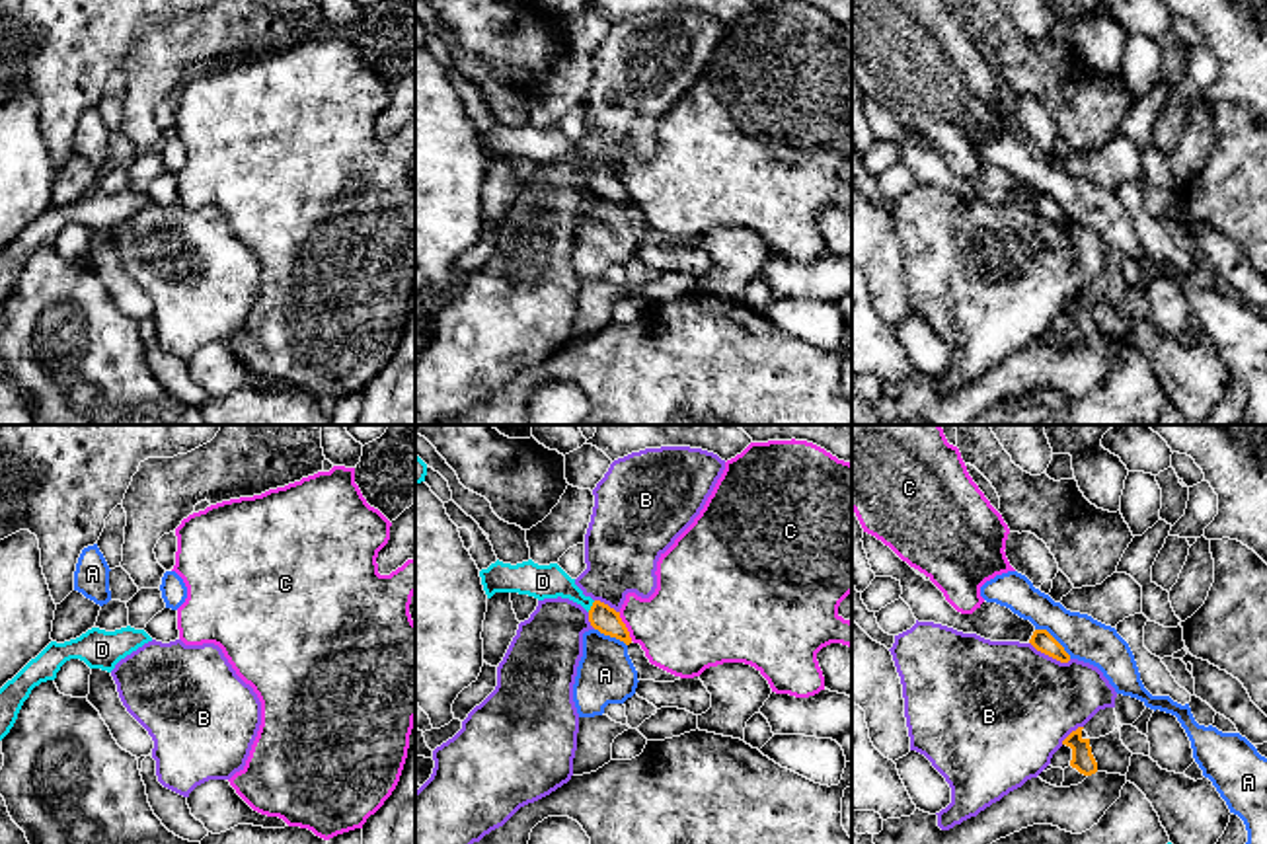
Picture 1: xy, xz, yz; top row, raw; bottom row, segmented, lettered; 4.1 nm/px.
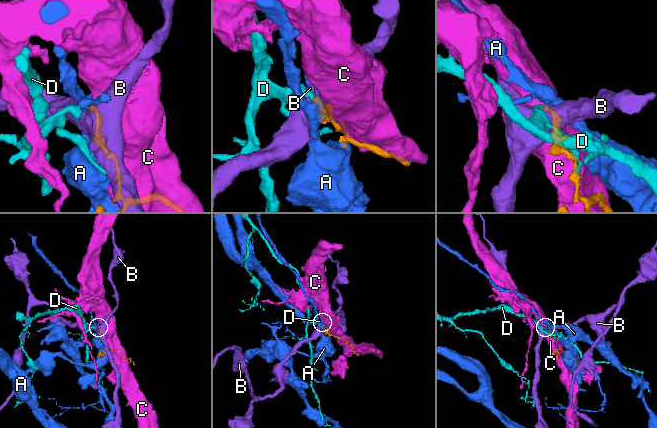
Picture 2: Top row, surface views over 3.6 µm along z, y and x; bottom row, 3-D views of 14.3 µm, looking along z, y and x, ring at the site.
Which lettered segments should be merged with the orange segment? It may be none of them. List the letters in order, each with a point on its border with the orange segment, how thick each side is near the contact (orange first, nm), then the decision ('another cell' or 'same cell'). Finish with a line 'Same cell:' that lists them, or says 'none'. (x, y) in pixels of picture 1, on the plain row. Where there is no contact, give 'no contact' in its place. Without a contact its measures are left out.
A: yz (1055, 203) | 90/180 nm | another cell
B: yz (1051, 219) | 90/480 nm | another cell
C: xz (624, 190) | 110/380 nm | another cell
D: xz (591, 170) | 110/140 nm | same cell
Same cell: D

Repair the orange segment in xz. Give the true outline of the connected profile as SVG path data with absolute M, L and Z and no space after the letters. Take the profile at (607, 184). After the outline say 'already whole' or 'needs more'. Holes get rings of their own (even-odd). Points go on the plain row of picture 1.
M532 123L511 129L503 125L491 127L480 134L483 154L487 162L495 156L518 156L538 164L544 162L569 162L581 168L589 175L589 185L604 199L616 201L626 209L632 207L630 195L620 181L620 175L600 164L585 160L557 127L538 129Z | needs more

